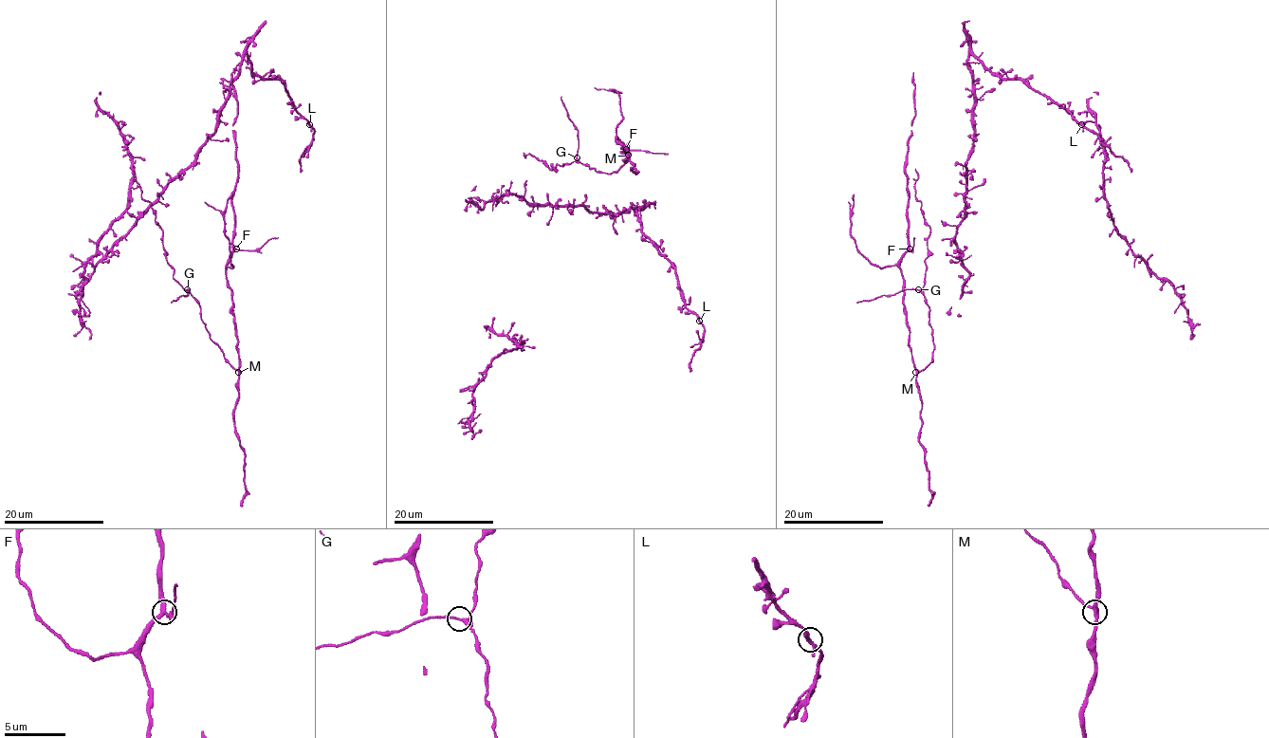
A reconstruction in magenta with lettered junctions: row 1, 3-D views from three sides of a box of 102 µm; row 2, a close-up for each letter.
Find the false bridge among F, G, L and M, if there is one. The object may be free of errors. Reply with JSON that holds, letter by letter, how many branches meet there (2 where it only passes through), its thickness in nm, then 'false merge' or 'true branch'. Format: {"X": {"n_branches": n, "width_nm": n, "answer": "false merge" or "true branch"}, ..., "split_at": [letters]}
{"F": {"n_branches": 3, "width_nm": 280, "answer": "true branch"}, "G": {"n_branches": 3, "width_nm": 240, "answer": "true branch"}, "L": {"n_branches": 3, "width_nm": 240, "answer": "true branch"}, "M": {"n_branches": 3, "width_nm": 320, "answer": "true branch"}, "split_at": []}

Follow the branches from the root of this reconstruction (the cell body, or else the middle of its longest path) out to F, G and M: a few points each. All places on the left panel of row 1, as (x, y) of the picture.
F: (160, 228), (173, 277), (200, 305), (210, 339), (238, 371), (232, 289), (226, 276), (229, 256), (236, 249)
G: (160, 228), (165, 257), (174, 269), (173, 277), (187, 289)
M: (160, 228), (165, 257), (174, 269), (173, 277), (200, 305), (200, 316), (210, 339), (238, 372)

